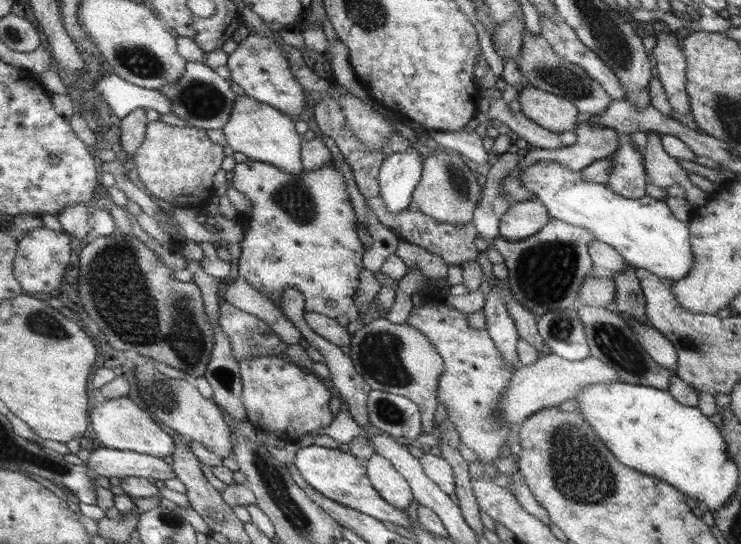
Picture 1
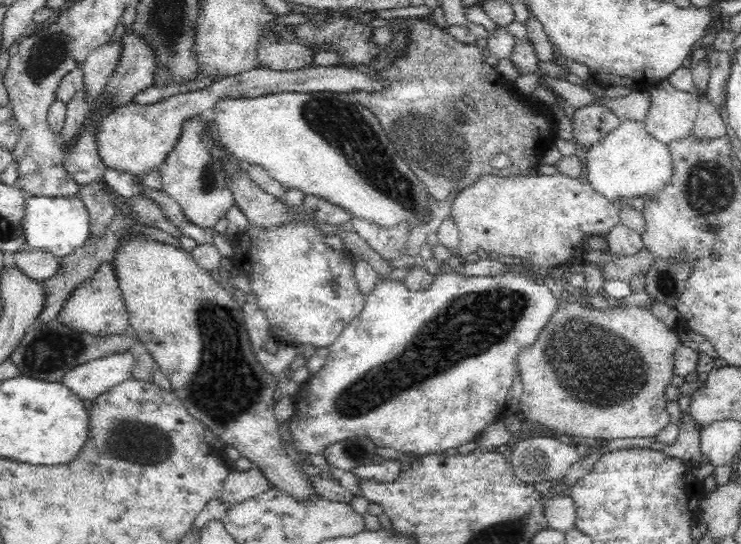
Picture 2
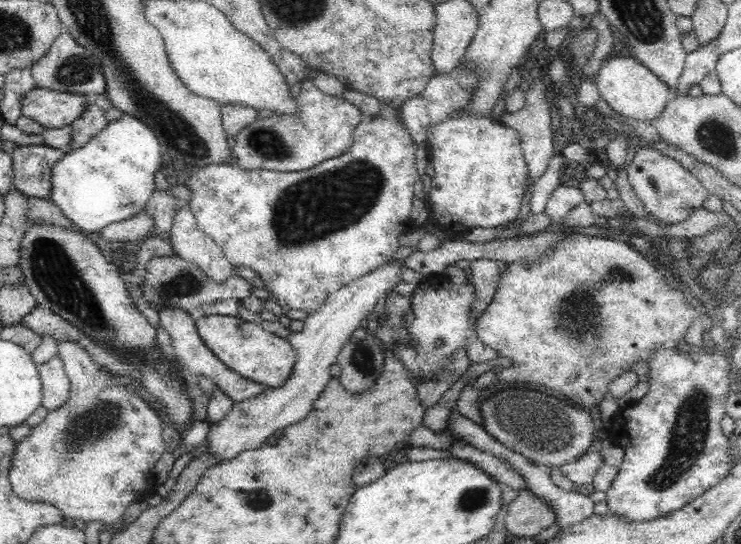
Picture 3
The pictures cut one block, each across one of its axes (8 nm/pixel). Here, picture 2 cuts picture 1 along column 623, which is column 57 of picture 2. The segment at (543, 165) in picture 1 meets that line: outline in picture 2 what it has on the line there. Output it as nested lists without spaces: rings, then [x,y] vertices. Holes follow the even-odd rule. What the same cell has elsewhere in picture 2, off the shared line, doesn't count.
[[[23,192],[24,214],[22,218],[23,248],[41,250],[60,260],[74,253],[76,248],[84,246],[90,234],[90,218],[88,218],[87,207],[80,198],[45,197]]]

